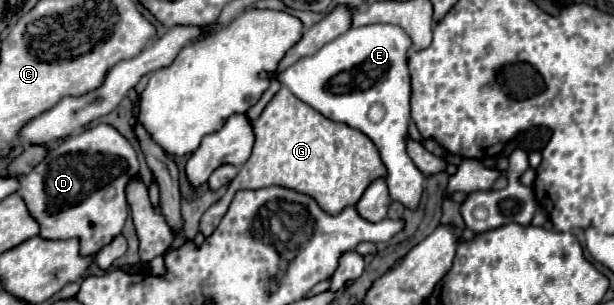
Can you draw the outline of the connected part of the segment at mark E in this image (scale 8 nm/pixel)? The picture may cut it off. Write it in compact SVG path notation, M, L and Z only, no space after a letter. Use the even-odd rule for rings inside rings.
M398 25L354 27L326 43L312 57L304 57L280 73L266 73L266 77L280 81L294 97L308 103L326 119L346 123L368 135L386 165L390 197L400 201L404 207L416 209L426 177L412 163L406 151L406 141L410 137L410 45L410 37ZM372 105L382 105L386 111L378 123L368 119Z

